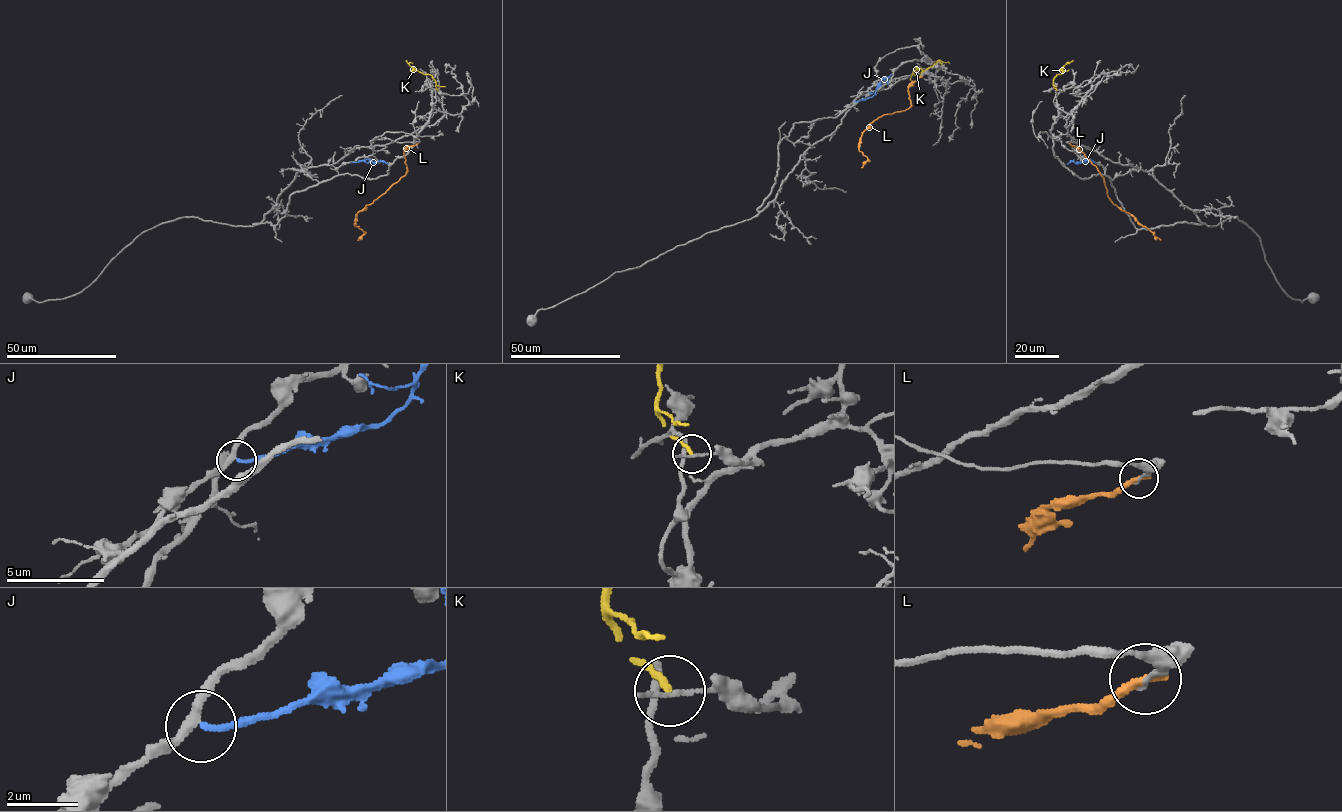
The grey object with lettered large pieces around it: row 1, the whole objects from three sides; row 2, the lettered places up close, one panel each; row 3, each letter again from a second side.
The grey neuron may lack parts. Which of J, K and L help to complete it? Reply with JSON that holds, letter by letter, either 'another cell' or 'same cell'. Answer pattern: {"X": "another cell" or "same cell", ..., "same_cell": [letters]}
{"J": "another cell", "K": "another cell", "L": "another cell", "same_cell": []}

